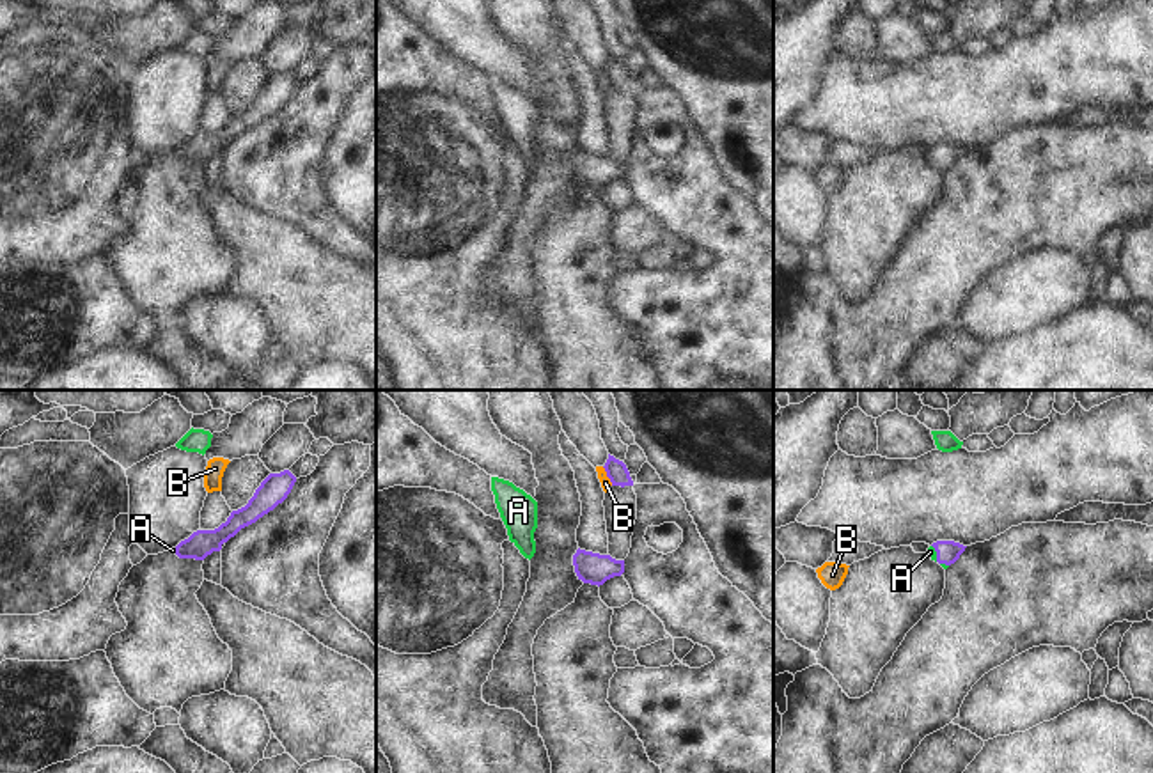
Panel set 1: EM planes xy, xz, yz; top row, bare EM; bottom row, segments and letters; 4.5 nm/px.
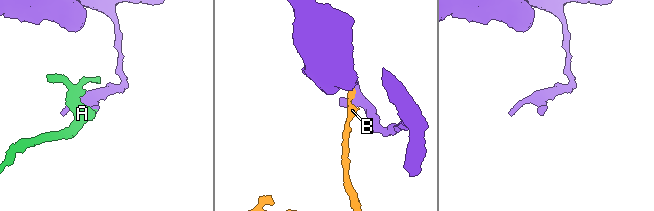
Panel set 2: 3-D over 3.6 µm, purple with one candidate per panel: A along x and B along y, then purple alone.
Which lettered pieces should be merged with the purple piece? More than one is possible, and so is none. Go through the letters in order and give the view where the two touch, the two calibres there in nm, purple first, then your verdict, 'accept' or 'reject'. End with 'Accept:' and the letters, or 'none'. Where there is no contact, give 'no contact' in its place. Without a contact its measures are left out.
A: contact in yz; calibres 110 and 40 nm; accept
B: contact in xz; calibres 100 and 50 nm; reject
Accept: A

